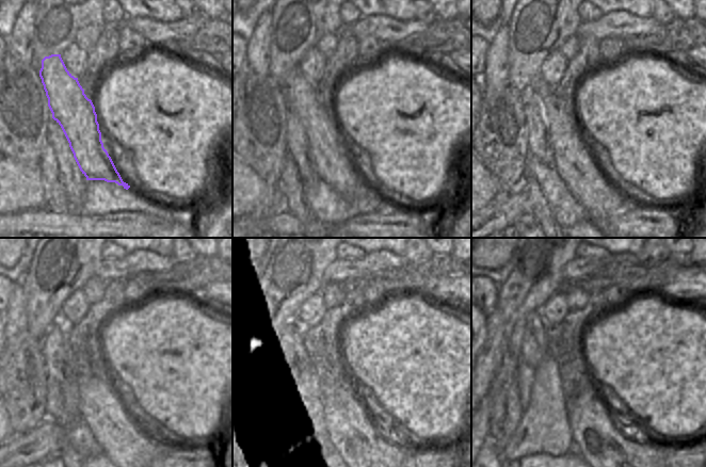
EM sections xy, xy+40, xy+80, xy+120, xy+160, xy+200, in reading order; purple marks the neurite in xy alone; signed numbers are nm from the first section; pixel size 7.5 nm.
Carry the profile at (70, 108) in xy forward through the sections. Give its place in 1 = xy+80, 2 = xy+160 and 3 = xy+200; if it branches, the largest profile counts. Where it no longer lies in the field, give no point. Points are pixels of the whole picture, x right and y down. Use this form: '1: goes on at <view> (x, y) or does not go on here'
1: goes on at xy+80 (574, 160)
2: goes on at xy+160 (371, 454)
3: goes on at xy+200 (614, 454)

